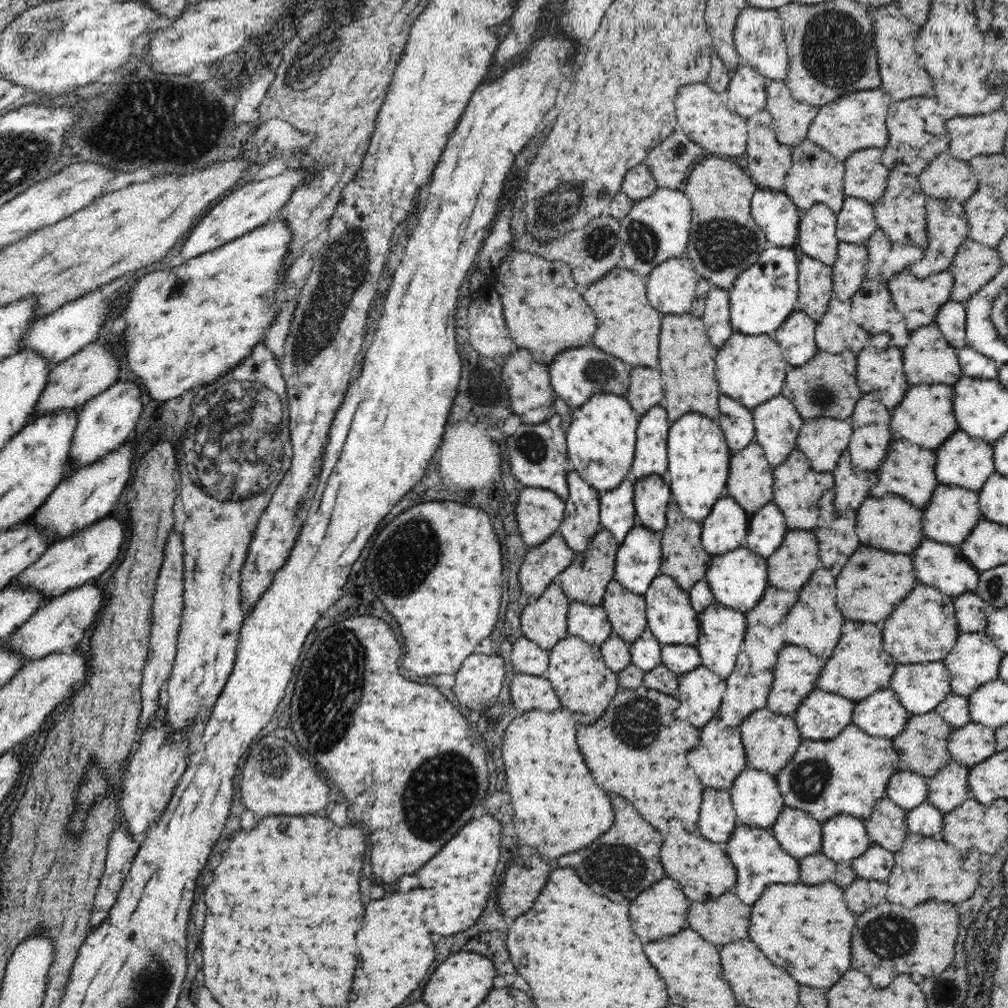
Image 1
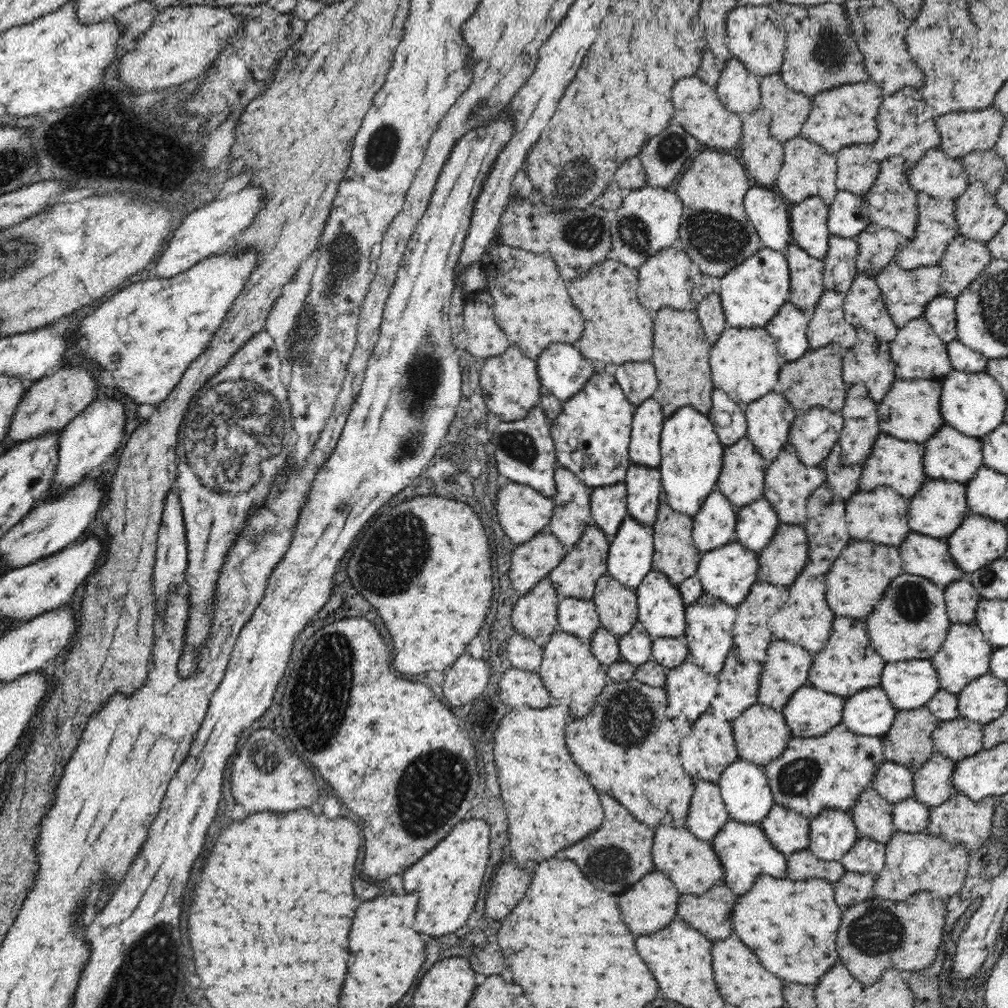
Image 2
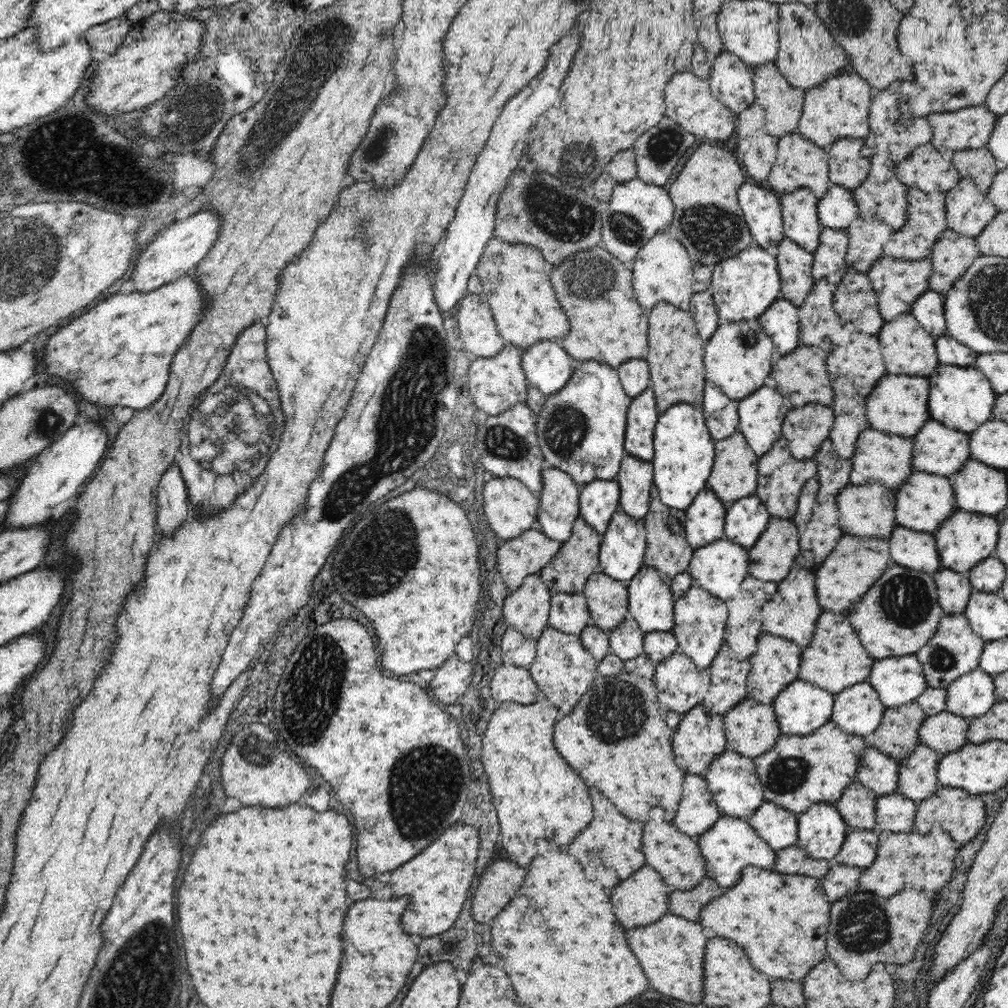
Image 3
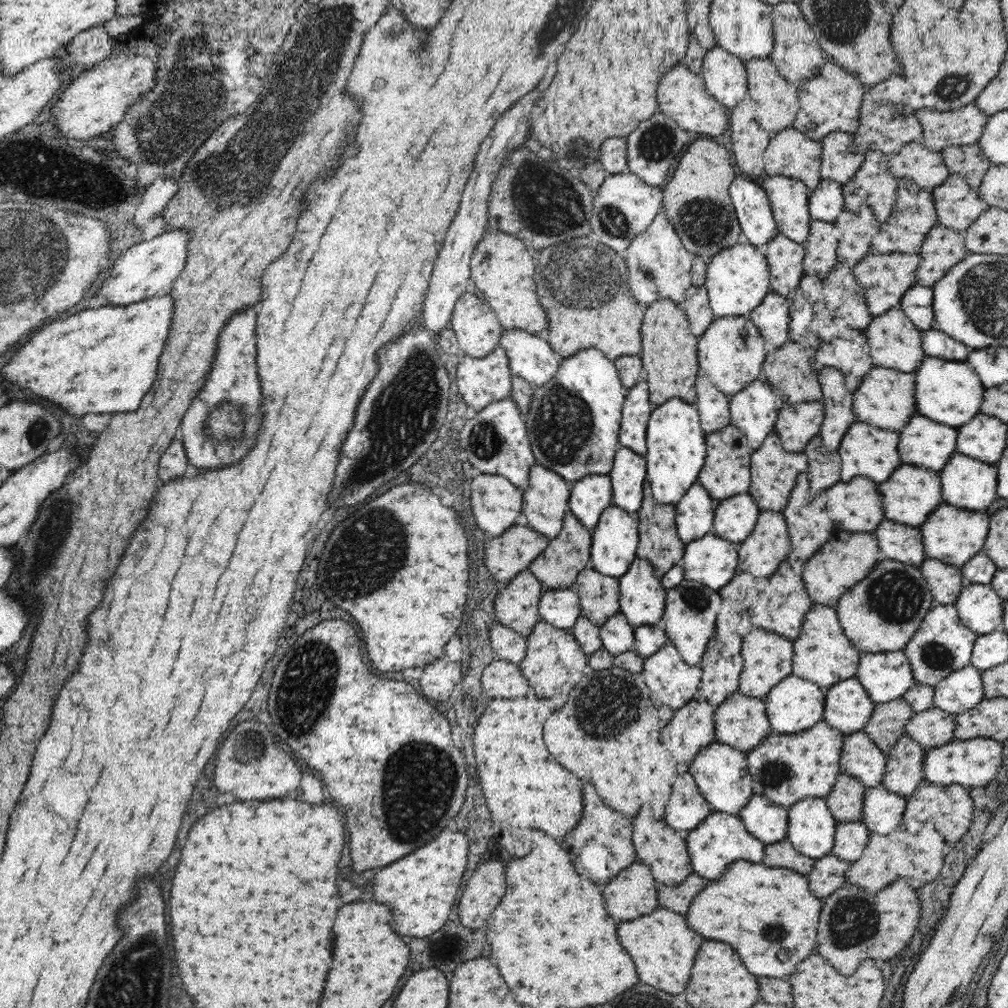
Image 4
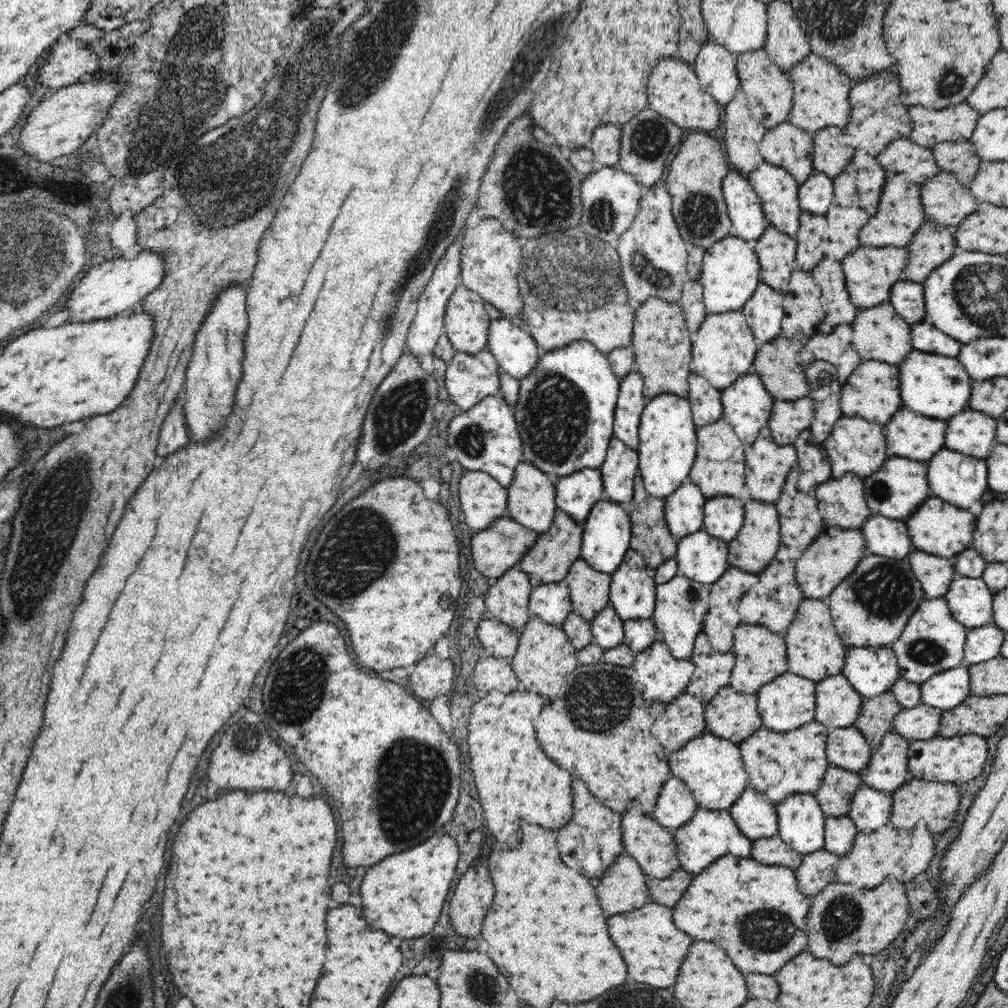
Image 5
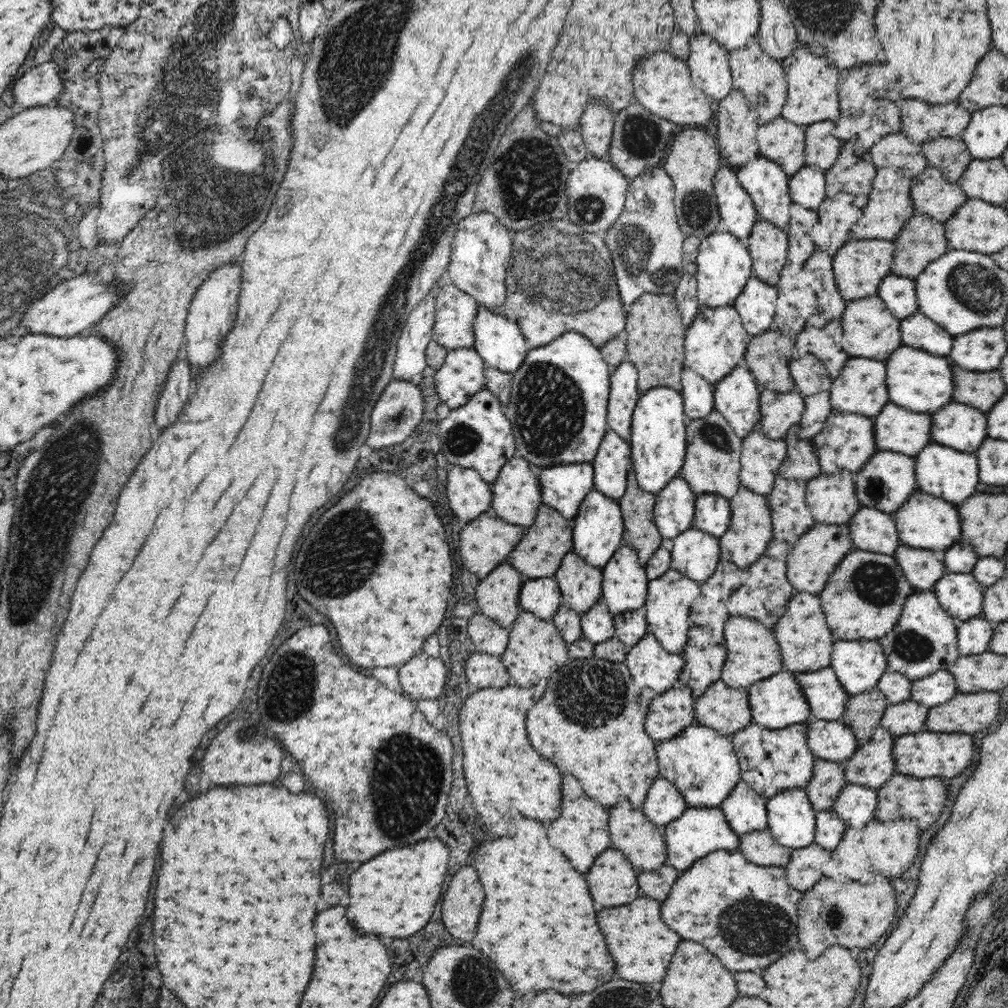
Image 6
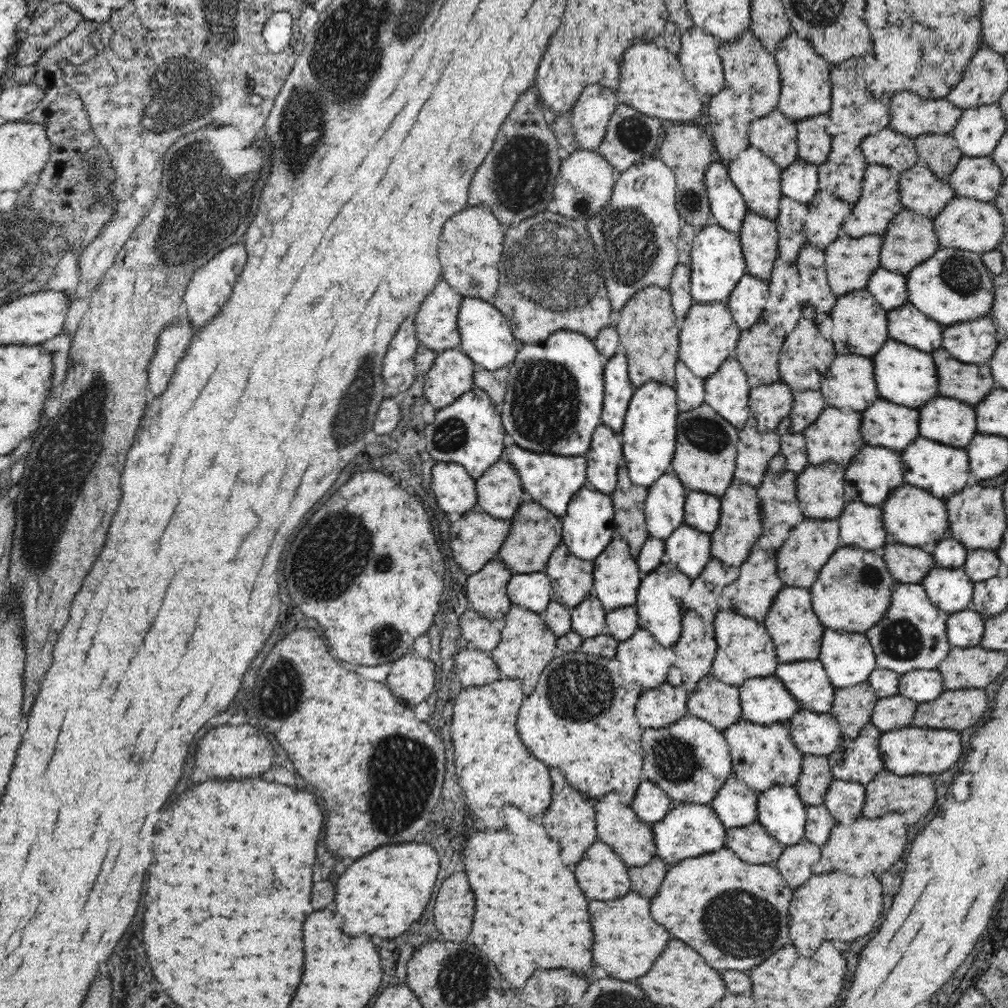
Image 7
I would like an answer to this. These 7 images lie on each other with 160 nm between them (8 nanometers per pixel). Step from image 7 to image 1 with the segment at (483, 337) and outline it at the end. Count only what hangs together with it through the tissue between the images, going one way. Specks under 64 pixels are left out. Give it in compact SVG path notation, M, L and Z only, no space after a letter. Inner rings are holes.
M588 345L566 349L557 354L549 364L549 371L554 394L562 398L568 406L579 409L594 395L612 393L625 397L630 384L631 366L600 348Z

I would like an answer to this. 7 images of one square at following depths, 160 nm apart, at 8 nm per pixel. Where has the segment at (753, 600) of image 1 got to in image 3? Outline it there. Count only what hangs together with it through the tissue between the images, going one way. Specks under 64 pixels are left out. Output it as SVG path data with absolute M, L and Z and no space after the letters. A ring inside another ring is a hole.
M724 538L695 549L688 571L696 586L728 602L740 592L744 579L750 576L748 567L748 549Z

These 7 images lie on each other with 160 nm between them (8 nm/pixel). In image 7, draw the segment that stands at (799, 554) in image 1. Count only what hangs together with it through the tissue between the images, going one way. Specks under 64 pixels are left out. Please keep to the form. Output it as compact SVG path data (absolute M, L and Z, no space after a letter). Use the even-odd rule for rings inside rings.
M734 478L721 500L720 520L716 530L711 532L711 553L713 558L733 567L739 567L751 553L752 547L762 536L761 502L758 498L757 487Z

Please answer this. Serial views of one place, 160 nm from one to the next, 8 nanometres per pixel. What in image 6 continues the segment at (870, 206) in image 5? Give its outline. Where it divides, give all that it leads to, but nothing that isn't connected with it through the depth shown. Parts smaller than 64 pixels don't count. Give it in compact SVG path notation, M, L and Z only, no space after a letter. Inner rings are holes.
M850 142L842 144L838 162L826 170L826 193L830 198L840 192L852 194L854 204L858 208L864 208L878 168L872 161L870 151L862 153L862 156L855 156L855 149L852 147Z

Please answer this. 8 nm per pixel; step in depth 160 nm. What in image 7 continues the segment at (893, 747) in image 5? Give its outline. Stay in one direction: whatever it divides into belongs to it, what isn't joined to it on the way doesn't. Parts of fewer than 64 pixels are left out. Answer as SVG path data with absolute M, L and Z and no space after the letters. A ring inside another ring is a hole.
M870 722L864 725L855 739L844 738L838 748L828 756L833 777L867 785L878 773L884 772L884 761L880 754L881 734L881 730Z

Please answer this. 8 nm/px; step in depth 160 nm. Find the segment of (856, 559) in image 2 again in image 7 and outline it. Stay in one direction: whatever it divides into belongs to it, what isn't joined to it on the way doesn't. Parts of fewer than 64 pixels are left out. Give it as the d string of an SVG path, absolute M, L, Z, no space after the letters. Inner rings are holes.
M804 519L777 550L777 573L786 587L809 589L838 547L842 547L837 520Z

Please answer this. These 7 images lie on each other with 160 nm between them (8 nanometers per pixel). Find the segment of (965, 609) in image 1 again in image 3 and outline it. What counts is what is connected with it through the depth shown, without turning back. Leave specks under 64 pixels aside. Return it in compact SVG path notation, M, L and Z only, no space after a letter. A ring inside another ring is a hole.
M940 569L933 577L943 614L964 615L971 594L975 590L969 577L950 569Z

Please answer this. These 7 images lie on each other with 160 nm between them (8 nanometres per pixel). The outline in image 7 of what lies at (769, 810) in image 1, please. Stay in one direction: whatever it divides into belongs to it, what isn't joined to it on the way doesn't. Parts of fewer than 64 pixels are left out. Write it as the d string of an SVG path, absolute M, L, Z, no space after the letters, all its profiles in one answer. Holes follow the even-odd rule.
M690 714L667 727L644 730L642 748L643 776L660 786L676 804L710 805L726 779L733 776L730 747L723 731Z

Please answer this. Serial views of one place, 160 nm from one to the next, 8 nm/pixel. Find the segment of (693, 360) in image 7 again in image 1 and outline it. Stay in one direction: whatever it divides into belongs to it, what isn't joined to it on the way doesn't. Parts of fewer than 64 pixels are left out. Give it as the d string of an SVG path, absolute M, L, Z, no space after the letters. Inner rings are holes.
M734 331L718 348L715 375L722 395L737 400L748 410L781 394L786 378L786 361L780 345L771 335L745 335Z

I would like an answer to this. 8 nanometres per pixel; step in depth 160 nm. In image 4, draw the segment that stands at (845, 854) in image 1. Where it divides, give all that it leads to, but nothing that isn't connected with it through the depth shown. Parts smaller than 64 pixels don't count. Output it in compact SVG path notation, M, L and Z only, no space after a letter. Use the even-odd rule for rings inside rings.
M806 797L787 811L787 839L793 847L816 860L830 855L838 822L825 799Z

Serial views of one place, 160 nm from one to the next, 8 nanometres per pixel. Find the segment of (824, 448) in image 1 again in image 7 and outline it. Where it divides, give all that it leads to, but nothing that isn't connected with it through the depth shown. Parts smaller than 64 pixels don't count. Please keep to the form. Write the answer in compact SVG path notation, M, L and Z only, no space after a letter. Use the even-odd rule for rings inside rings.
M783 381L760 385L750 391L751 416L758 421L760 432L778 432L781 420L792 412L795 402L791 388Z

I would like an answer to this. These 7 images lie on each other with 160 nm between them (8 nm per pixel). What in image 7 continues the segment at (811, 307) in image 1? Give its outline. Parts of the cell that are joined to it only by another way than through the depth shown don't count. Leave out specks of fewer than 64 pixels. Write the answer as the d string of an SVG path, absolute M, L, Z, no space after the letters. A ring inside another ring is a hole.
M746 214L739 232L747 273L769 282L778 250L778 226L771 219Z

